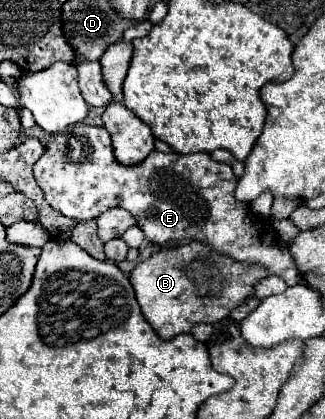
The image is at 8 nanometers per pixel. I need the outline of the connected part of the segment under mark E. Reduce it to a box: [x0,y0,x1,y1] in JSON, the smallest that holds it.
[34,125,300,285]

